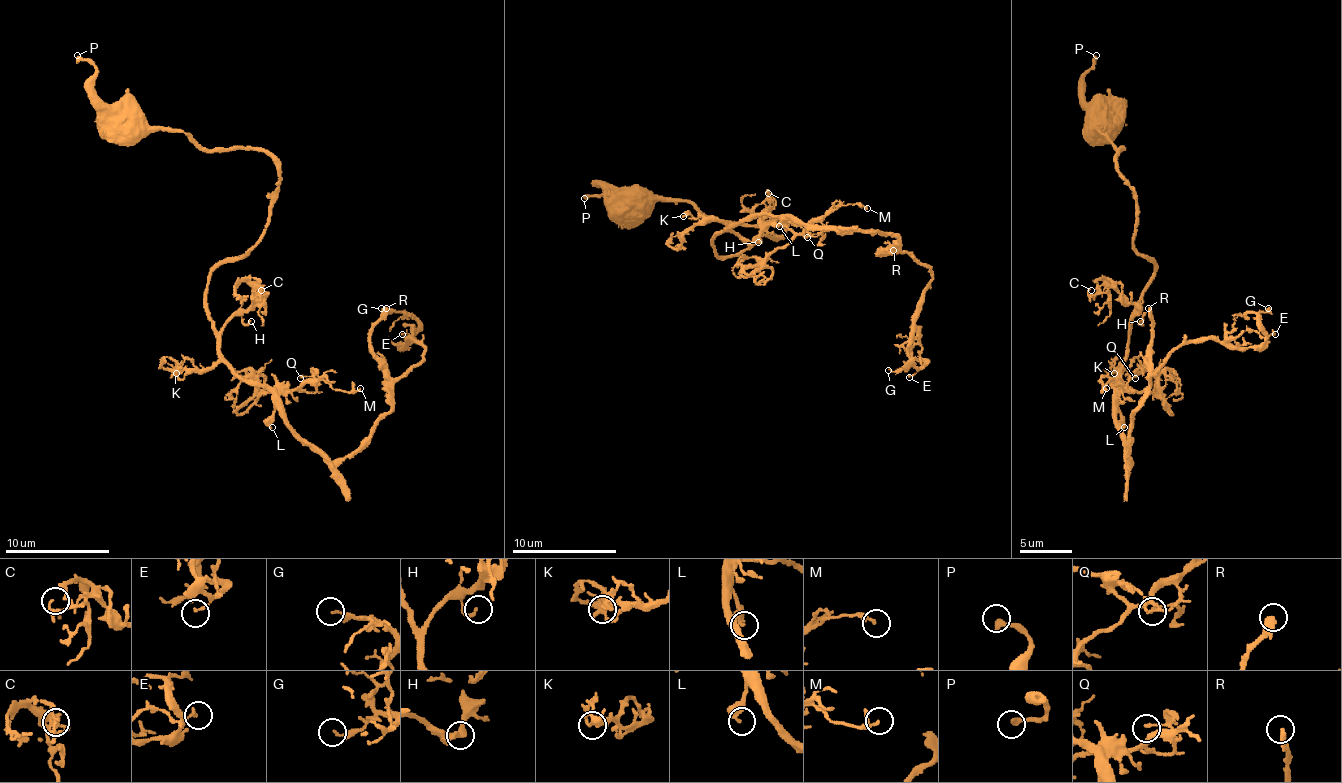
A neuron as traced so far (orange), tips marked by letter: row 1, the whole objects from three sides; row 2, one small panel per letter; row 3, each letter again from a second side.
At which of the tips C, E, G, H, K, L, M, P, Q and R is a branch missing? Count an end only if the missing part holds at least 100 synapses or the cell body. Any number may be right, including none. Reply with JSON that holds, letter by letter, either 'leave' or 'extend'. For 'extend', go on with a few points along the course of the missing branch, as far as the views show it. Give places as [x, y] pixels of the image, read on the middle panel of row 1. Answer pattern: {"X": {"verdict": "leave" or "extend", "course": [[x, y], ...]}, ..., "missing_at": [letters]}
{"C": {"verdict": "leave"}, "E": {"verdict": "leave"}, "G": {"verdict": "leave"}, "H": {"verdict": "leave"}, "K": {"verdict": "leave"}, "L": {"verdict": "leave"}, "M": {"verdict": "leave"}, "P": {"verdict": "leave"}, "Q": {"verdict": "leave"}, "R": {"verdict": "leave"}, "missing_at": []}

